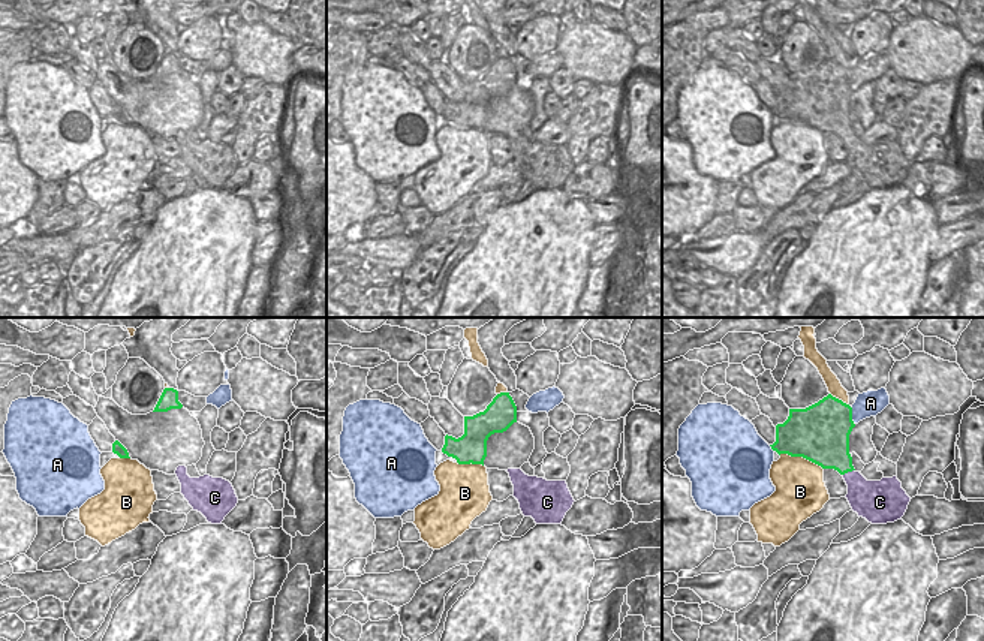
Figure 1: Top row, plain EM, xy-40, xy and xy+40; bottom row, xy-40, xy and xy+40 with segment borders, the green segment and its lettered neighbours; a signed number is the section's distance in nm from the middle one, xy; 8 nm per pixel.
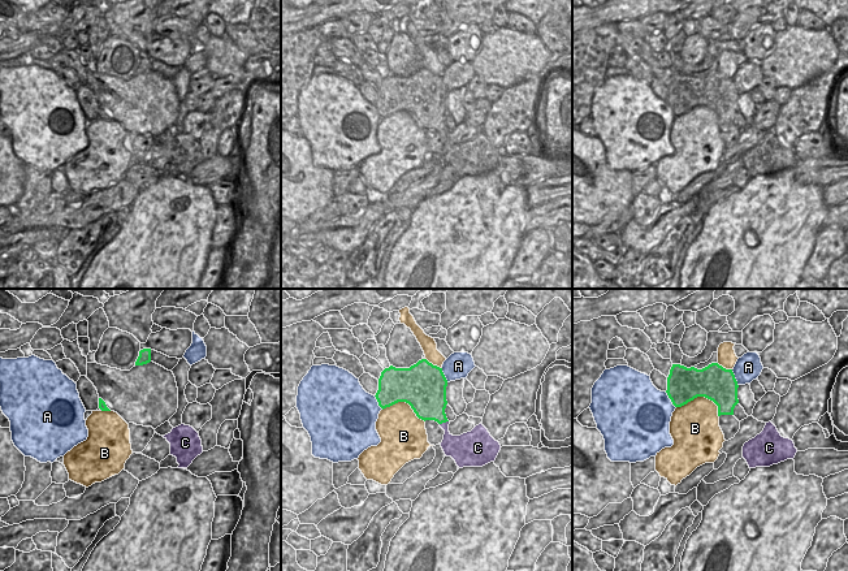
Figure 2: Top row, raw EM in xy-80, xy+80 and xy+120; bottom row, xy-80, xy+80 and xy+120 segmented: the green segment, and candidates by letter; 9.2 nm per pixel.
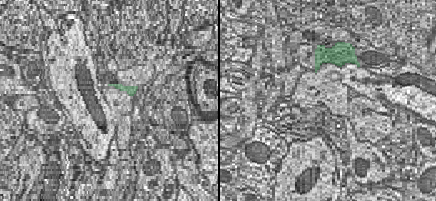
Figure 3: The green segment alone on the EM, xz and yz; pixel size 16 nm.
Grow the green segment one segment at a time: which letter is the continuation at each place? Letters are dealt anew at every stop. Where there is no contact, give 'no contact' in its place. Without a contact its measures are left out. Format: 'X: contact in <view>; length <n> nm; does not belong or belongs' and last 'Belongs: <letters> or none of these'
A: contact in xy+40; length 160 nm; does not belong
B: contact in xy+40; length 380 nm; does not belong
C: contact in xy+40; length 120 nm; does not belong
Belongs: none of these

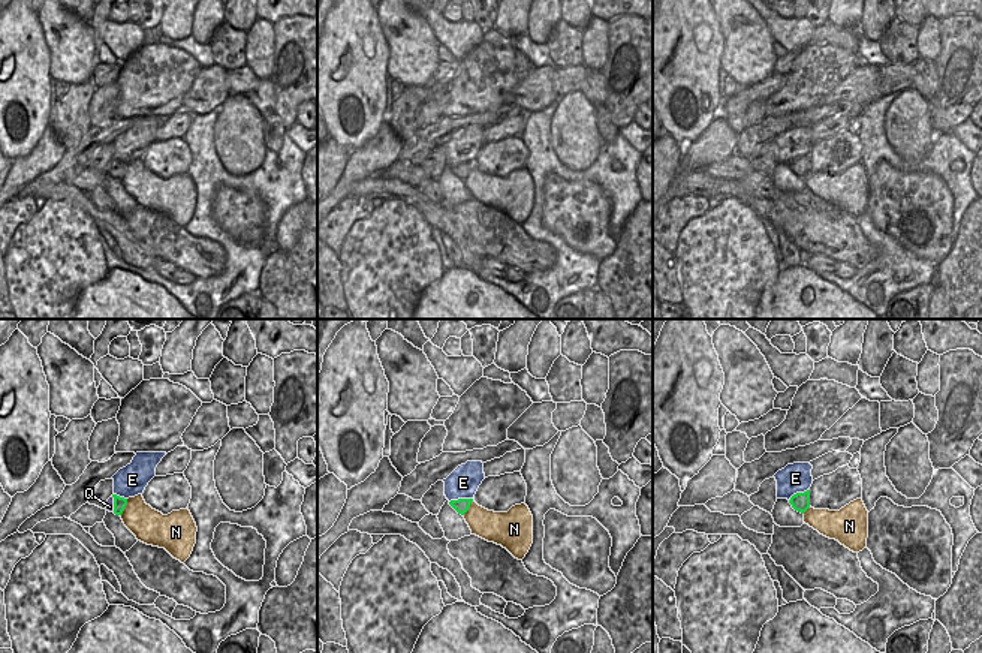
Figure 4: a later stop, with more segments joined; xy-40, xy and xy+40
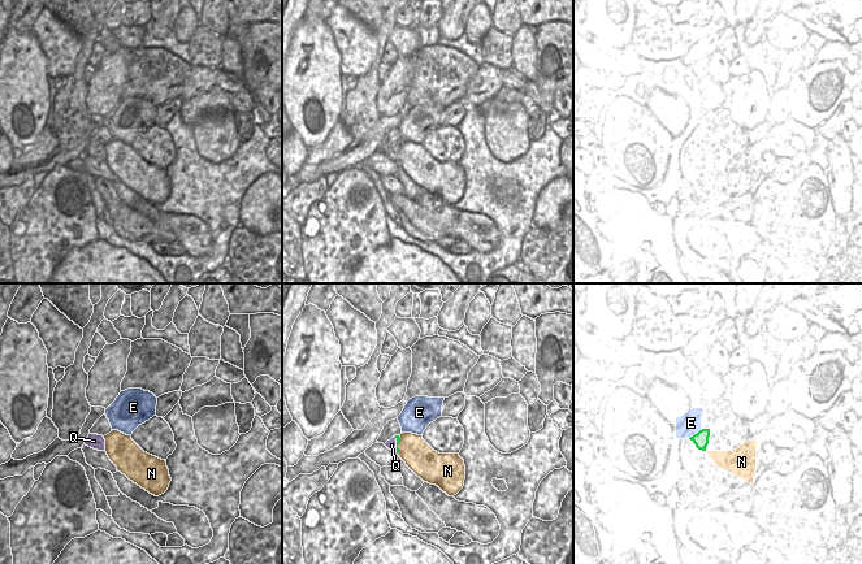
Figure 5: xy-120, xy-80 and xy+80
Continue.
E: contact in xy; length 200 nm; does not belong
N: contact in xy-40; length 160 nm; does not belong
Q: contact in xy-40; length 130 nm; does not belong
Belongs: none of these

